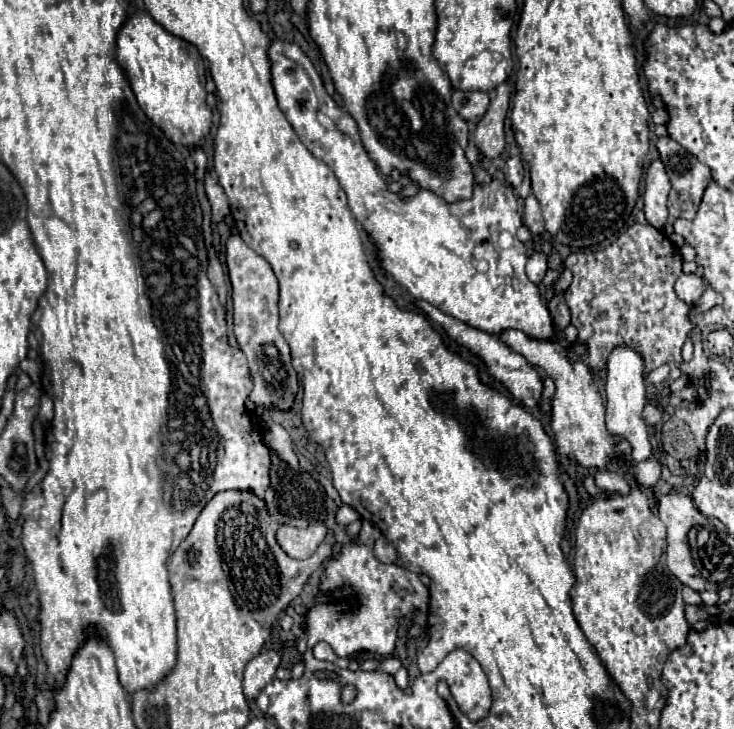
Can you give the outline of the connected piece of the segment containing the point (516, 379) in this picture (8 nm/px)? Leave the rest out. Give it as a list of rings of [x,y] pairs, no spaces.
[[[418,301],[418,307],[428,315],[430,321],[434,321],[440,329],[444,329],[456,343],[466,345],[472,353],[476,353],[478,357],[482,357],[484,363],[486,363],[486,367],[488,367],[488,371],[490,371],[490,375],[496,377],[514,395],[514,399],[518,403],[522,403],[528,409],[538,407],[538,403],[542,399],[544,385],[542,385],[542,373],[534,365],[530,365],[522,355],[514,353],[508,345],[502,345],[502,341],[498,341],[498,335],[474,329],[474,327],[470,327],[470,325],[466,325],[466,323],[462,323],[462,321],[458,321],[458,319],[446,315],[446,313],[442,313],[438,307],[434,307],[434,305],[426,303],[426,301]]]

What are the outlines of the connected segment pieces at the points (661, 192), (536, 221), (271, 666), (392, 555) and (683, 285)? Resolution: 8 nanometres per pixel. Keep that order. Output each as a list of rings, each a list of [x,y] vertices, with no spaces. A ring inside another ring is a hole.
[[[652,161],[648,173],[646,173],[646,191],[644,191],[644,213],[646,221],[654,225],[656,229],[666,227],[668,209],[666,199],[670,193],[670,179],[664,171],[662,161]]]
[[[528,195],[524,199],[524,225],[534,233],[540,235],[544,231],[544,219],[542,219],[542,209],[540,203],[534,195]]]
[[[272,649],[262,651],[258,657],[254,657],[244,671],[244,695],[248,699],[256,699],[258,693],[274,679],[278,665],[280,655]]]
[[[384,537],[376,539],[374,543],[374,555],[382,561],[382,563],[394,563],[396,561],[396,549],[392,543],[384,541]]]
[[[682,273],[682,277],[676,281],[676,295],[690,307],[700,299],[704,289],[706,289],[706,285],[704,285],[702,277],[698,277],[694,273],[692,275]]]

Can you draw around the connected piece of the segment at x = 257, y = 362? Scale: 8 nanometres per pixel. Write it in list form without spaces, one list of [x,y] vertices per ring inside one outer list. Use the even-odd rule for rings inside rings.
[[[230,235],[226,241],[226,265],[228,275],[232,283],[232,305],[234,305],[234,335],[242,349],[242,353],[248,359],[250,375],[254,381],[254,389],[250,393],[250,401],[254,403],[254,413],[260,419],[266,409],[280,409],[288,411],[292,409],[292,401],[296,395],[298,375],[292,369],[290,363],[290,347],[282,333],[278,331],[278,281],[270,267],[270,263],[260,257],[256,251],[252,251],[240,235]],[[262,345],[278,345],[278,351],[282,353],[282,361],[286,361],[286,369],[290,369],[290,385],[286,385],[286,393],[274,393],[274,389],[266,389],[266,383],[262,379]]]

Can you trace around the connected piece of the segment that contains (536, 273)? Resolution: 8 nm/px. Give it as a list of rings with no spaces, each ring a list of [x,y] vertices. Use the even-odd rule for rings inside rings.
[[[532,253],[528,257],[528,265],[526,265],[526,275],[532,283],[540,283],[542,277],[546,275],[546,257],[542,253]]]

